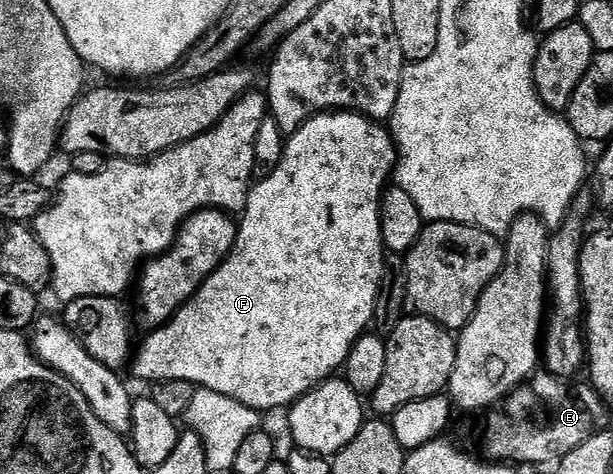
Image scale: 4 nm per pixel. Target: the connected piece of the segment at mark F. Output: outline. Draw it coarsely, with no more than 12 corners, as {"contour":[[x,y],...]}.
{"contour":[[313,116],[132,356],[259,414],[345,365],[398,149]]}

